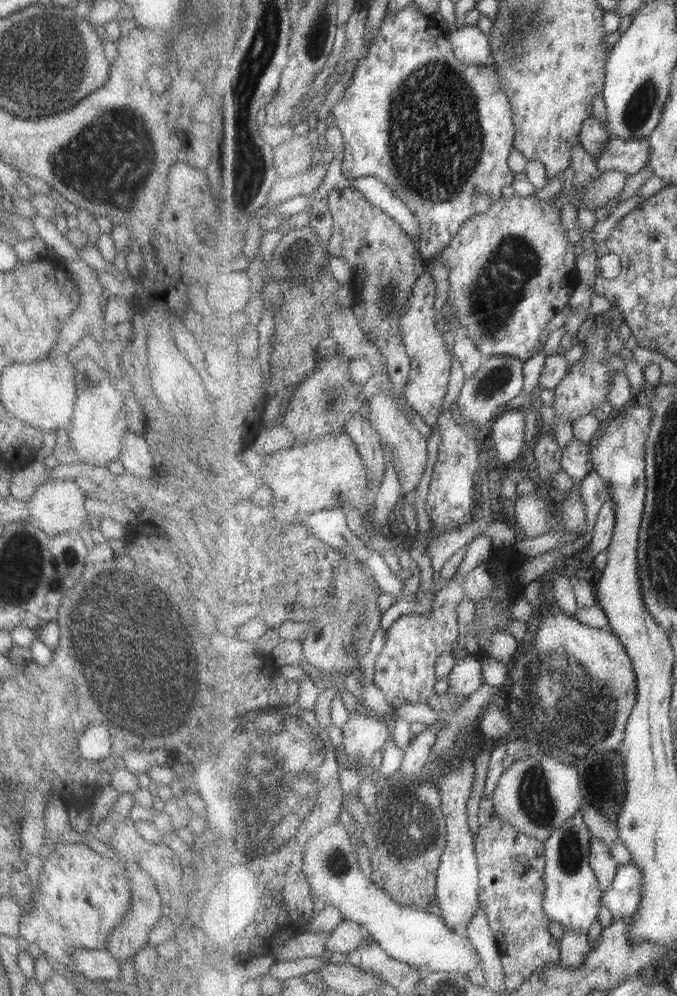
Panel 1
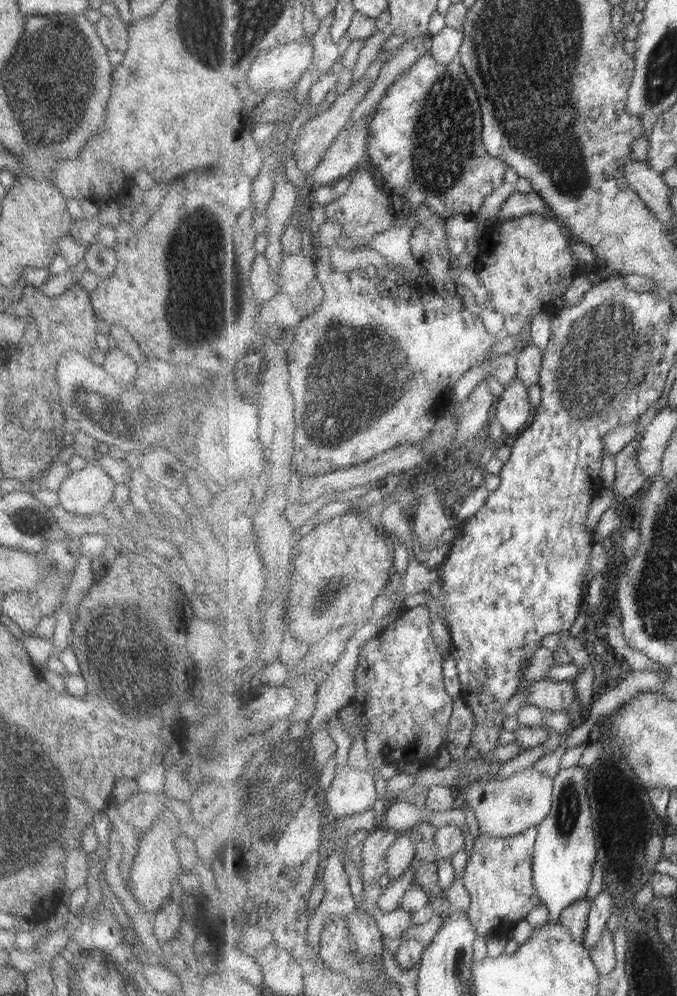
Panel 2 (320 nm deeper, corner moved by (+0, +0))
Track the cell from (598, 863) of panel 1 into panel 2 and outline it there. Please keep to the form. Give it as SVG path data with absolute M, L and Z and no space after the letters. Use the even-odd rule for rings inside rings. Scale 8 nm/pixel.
M603 887L603 890L592 900L588 927L583 940L586 948L596 946L596 942L602 939L604 930L607 928L607 924L609 924L609 918L611 918L613 905L611 894Z

